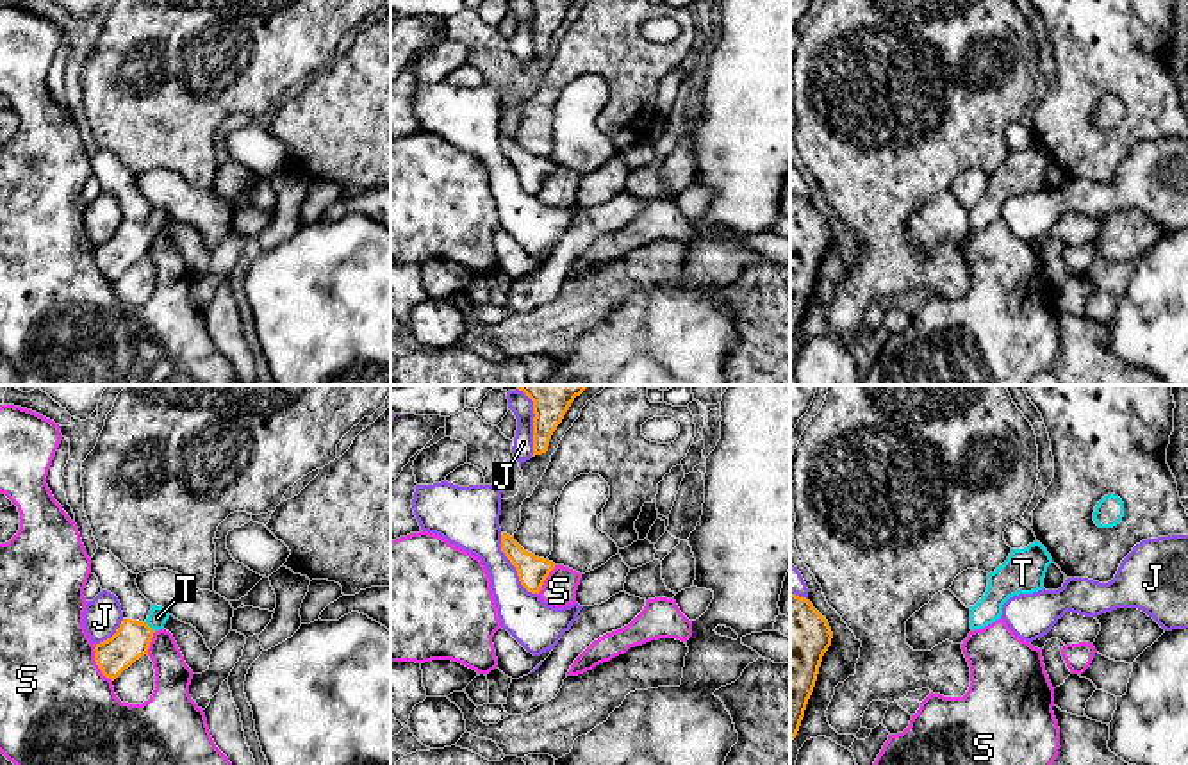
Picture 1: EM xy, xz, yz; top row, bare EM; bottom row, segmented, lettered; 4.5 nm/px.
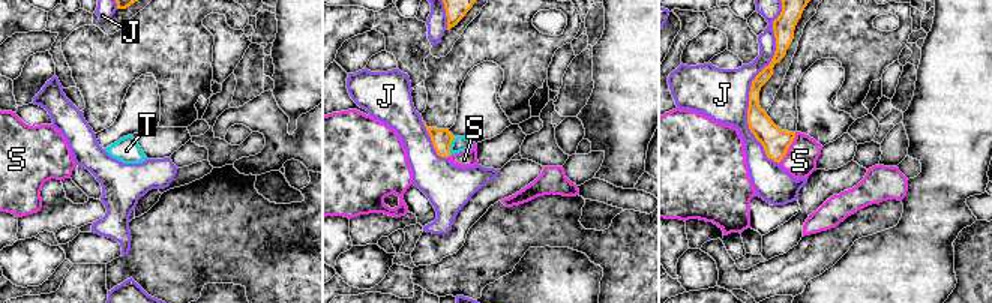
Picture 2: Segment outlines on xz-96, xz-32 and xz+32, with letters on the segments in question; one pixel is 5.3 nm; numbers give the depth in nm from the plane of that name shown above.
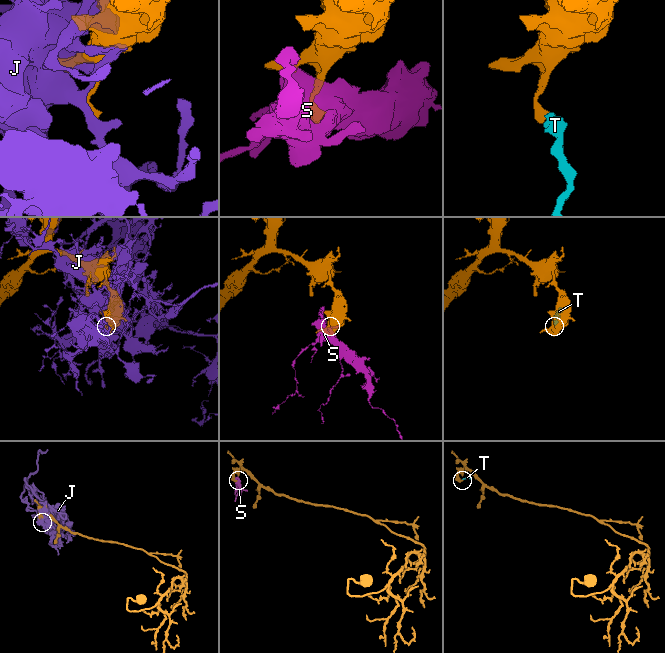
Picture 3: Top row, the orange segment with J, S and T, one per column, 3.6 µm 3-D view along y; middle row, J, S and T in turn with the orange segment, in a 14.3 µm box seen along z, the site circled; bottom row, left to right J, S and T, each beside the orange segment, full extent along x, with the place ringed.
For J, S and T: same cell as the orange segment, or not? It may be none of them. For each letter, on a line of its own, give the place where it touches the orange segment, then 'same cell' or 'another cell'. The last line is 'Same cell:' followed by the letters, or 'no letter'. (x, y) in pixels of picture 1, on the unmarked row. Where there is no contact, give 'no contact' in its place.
J: xz (514, 166) | another cell
S: xy (97, 264) | another cell
T: xy (150, 229) | same cell
Same cell: T

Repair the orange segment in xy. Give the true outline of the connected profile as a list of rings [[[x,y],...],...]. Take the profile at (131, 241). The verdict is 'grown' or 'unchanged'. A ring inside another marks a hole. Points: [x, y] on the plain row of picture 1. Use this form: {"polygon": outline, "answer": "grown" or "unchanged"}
{"polygon": [[[152,205],[144,223],[123,219],[111,239],[95,246],[95,262],[102,275],[114,282],[136,260],[148,255],[153,234],[162,230],[168,219],[169,212],[157,205]]], "answer": "grown"}

